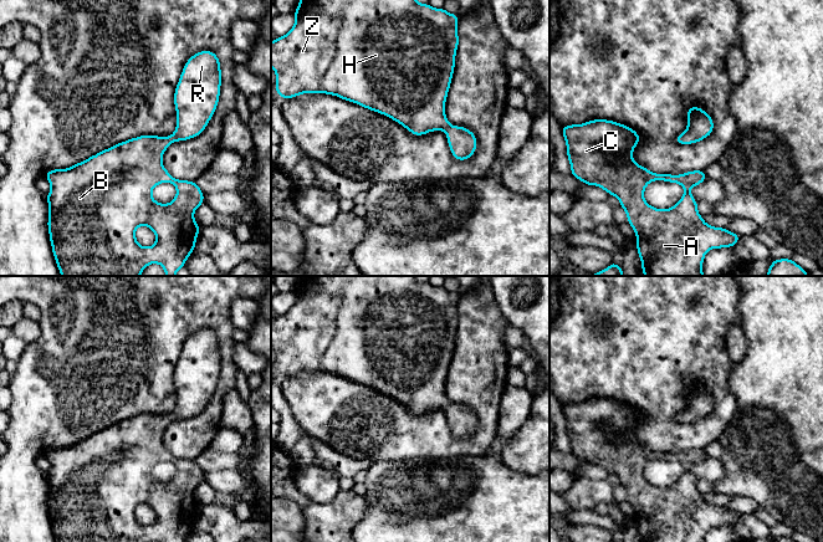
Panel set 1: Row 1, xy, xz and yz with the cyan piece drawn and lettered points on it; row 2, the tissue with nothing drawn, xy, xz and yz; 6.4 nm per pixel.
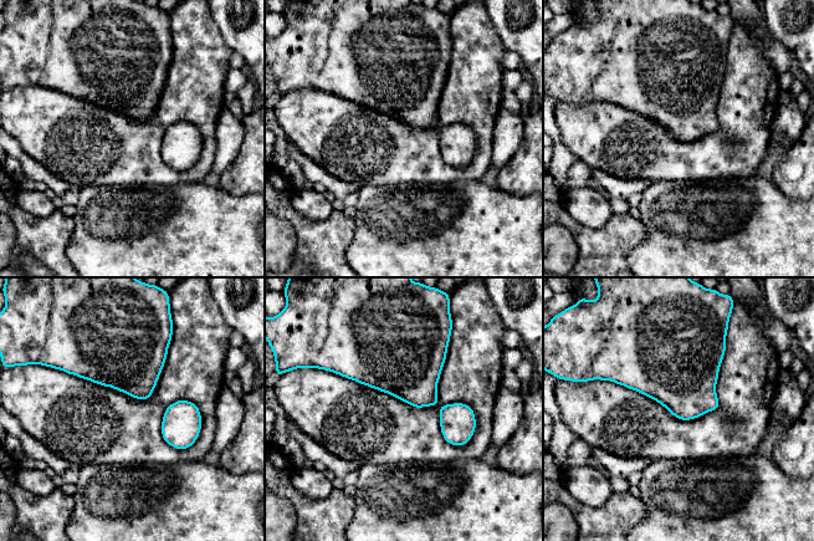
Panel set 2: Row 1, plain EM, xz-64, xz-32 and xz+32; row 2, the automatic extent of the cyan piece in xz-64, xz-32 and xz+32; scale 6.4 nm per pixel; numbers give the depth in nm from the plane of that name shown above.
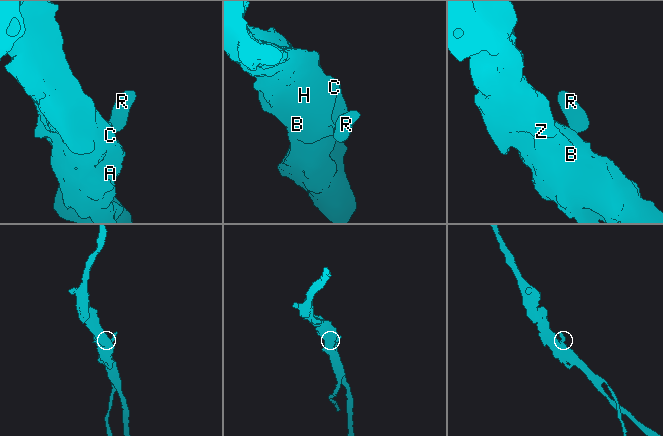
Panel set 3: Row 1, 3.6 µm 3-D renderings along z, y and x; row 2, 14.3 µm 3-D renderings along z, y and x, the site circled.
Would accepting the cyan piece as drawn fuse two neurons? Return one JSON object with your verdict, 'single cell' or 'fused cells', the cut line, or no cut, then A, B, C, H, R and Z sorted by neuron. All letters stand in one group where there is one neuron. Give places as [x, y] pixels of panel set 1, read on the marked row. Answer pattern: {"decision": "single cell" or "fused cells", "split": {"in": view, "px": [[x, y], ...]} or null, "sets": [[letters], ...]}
{"decision": "single cell", "split": null, "sets": [["A", "B", "C", "H", "R", "Z"]]}

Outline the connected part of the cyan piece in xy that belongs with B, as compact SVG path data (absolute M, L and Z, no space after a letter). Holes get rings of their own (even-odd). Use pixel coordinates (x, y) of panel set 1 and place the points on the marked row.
M209 50L193 55L184 65L174 92L177 128L169 137L139 136L107 148L81 163L66 169L53 169L45 174L51 184L46 195L48 211L48 235L52 254L61 276L140 276L150 264L159 264L165 276L175 276L185 266L185 261L195 250L200 226L194 219L194 211L204 203L204 193L195 181L179 180L169 174L162 163L167 148L180 140L200 136L213 118L220 98L221 68L219 57ZM170 183L177 188L177 195L169 204L160 204L152 198L155 185ZM138 226L148 226L155 234L153 246L140 246L136 239Z

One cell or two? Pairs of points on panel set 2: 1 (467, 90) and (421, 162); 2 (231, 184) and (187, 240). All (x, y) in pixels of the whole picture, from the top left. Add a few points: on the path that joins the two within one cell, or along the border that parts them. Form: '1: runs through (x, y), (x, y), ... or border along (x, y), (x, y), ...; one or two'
1: runs through (482, 122), (482, 157), (466, 173), (454, 174); one
2: border along (218, 185), (231, 194), (251, 194); two

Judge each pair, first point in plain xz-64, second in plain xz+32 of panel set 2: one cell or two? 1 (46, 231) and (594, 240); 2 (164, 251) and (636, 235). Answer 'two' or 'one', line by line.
1: one
2: two

